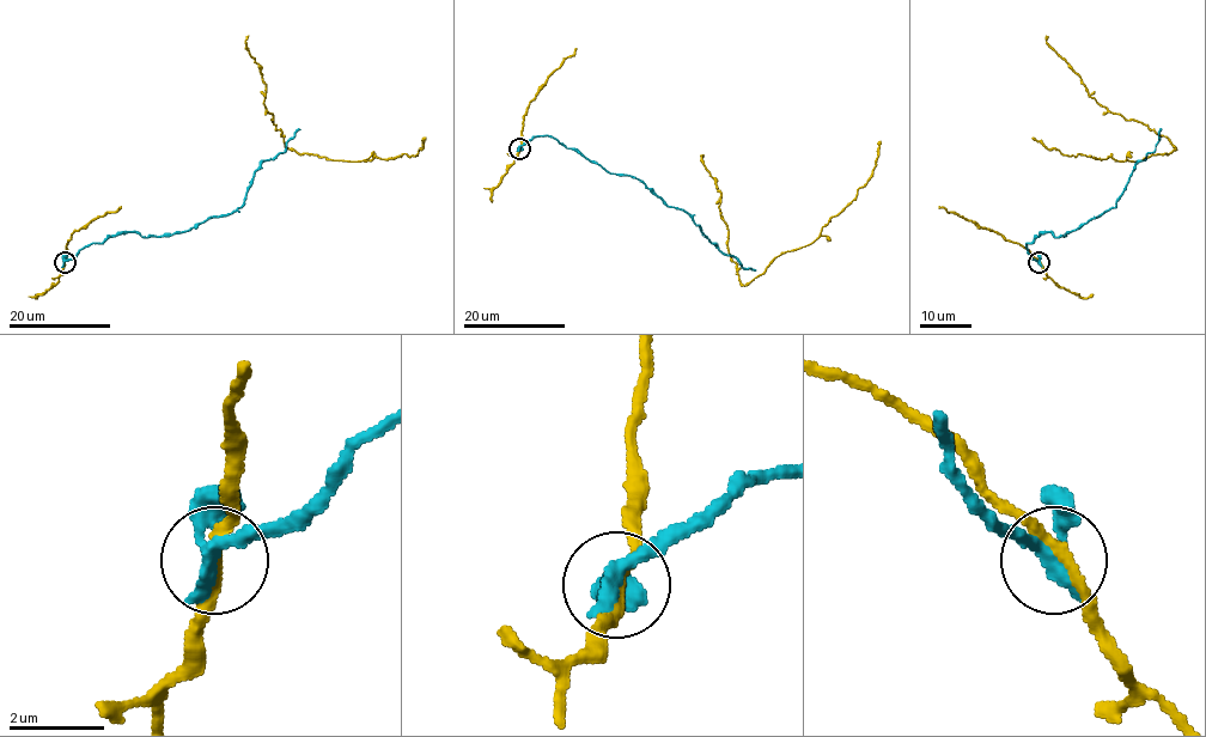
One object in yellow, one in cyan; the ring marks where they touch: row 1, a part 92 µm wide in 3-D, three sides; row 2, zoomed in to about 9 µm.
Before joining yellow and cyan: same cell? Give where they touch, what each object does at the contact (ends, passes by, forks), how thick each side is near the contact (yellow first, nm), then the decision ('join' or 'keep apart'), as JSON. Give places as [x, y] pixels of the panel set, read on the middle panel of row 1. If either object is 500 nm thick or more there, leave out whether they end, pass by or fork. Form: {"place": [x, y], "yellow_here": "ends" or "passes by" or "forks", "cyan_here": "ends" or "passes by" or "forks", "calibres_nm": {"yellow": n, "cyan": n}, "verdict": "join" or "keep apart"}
{"place": [519, 148], "yellow_here": "passes by", "cyan_here": "passes by", "calibres_nm": {"yellow": 240, "cyan": 320}, "verdict": "keep apart"}

